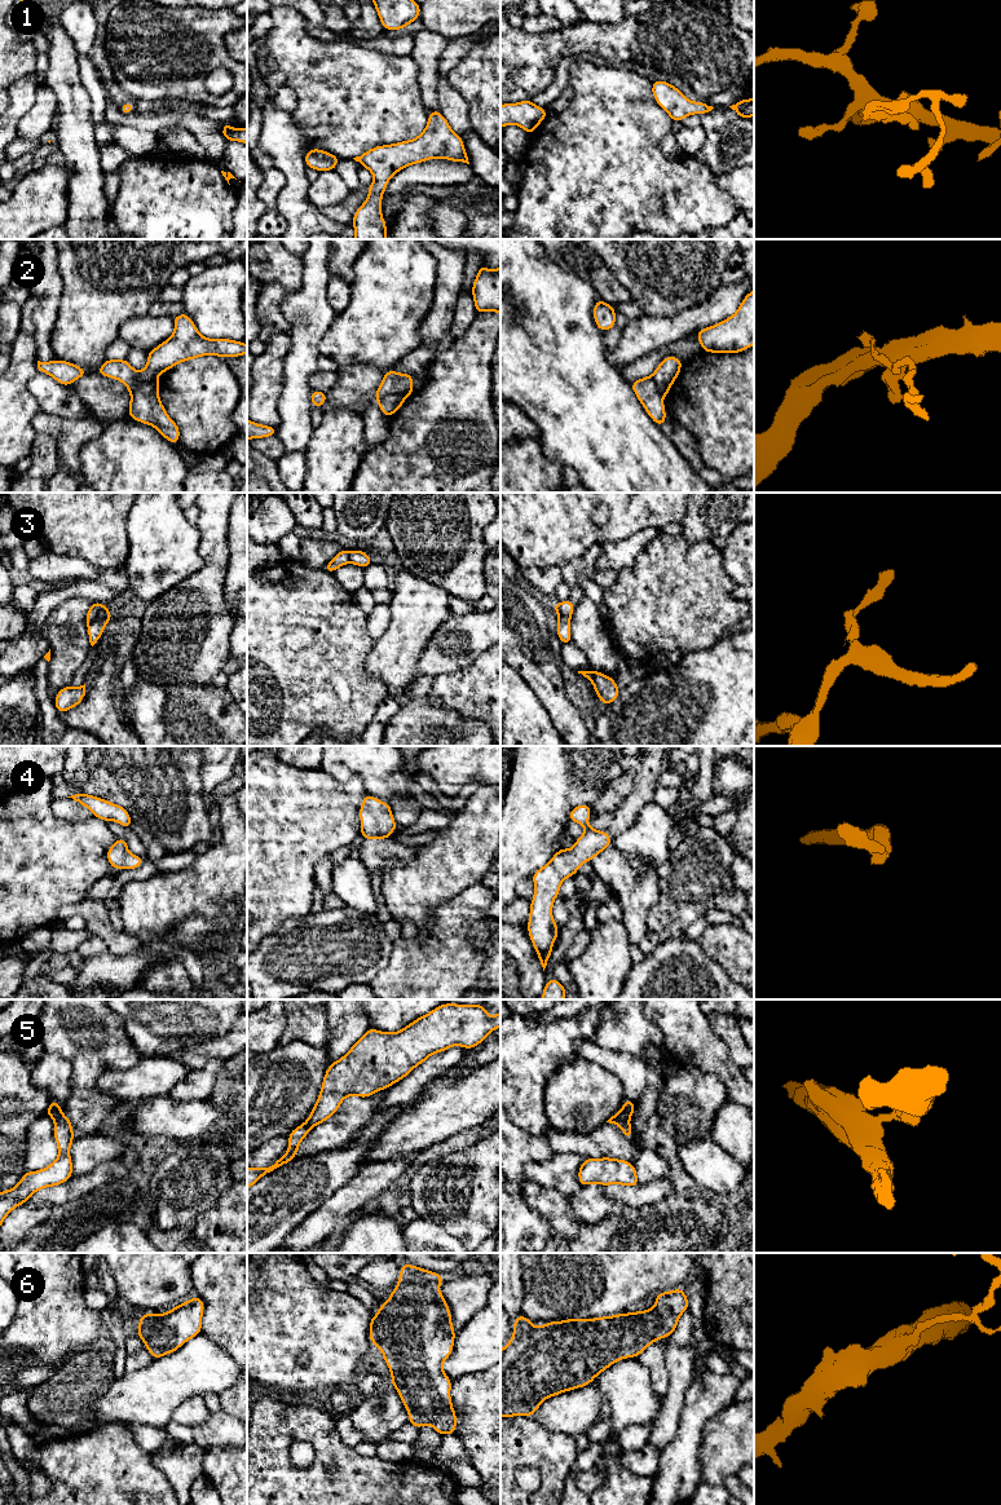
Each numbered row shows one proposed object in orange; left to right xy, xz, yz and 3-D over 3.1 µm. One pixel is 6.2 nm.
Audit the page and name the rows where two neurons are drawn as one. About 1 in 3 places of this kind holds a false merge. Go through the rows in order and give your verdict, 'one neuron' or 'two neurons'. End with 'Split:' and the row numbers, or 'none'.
1: one neuron
2: two neurons
3: two neurons
4: one neuron
5: two neurons
6: one neuron
Split: 2, 3, 5

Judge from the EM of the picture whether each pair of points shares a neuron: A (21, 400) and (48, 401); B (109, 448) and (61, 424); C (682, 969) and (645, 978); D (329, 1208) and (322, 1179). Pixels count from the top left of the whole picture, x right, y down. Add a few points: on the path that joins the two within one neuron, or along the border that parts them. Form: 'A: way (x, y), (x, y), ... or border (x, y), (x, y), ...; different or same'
A: border (38, 371), (29, 382), (27, 389), (40, 409); different
B: border (105, 423), (104, 431), (80, 449), (78, 467); different
C: way (673, 978), (655, 978); same
D: border (351, 1181), (338, 1187), (304, 1219); different

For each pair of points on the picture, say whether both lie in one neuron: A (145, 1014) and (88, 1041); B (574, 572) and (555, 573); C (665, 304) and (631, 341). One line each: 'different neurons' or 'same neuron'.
A: different neurons
B: different neurons
C: different neurons

